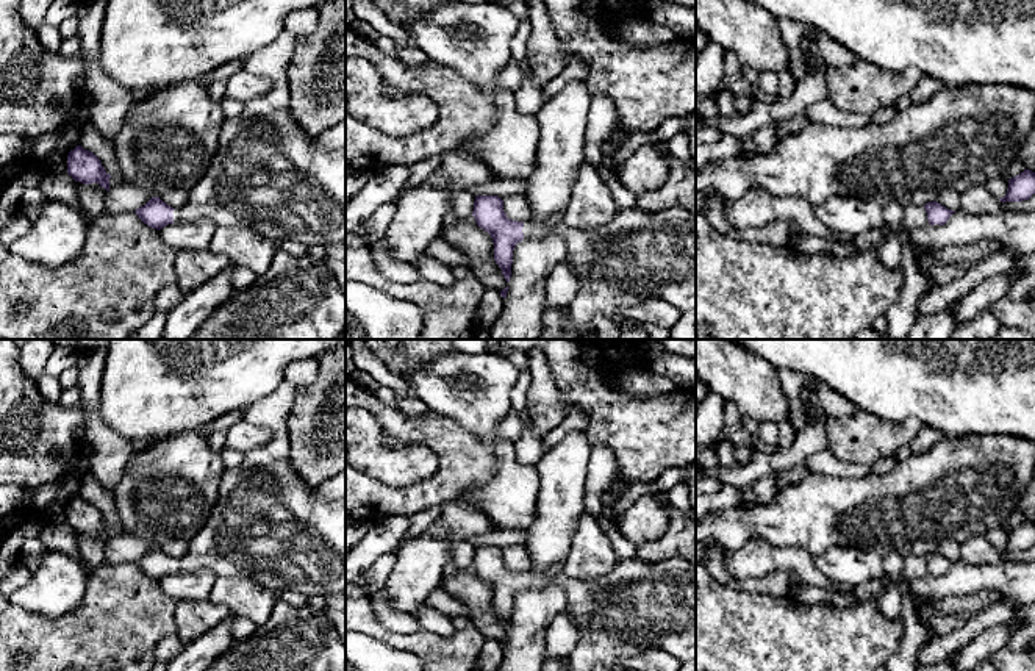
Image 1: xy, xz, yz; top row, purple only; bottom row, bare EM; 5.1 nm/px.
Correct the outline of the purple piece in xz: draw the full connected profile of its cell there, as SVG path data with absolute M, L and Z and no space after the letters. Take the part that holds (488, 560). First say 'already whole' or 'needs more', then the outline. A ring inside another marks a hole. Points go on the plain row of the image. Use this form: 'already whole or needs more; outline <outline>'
needs more; outline M477 546L472 566L494 593L494 610L507 633L511 629L513 601L528 588L560 587L566 593L566 613L582 619L580 641L569 655L571 671L594 671L597 665L618 666L622 657L647 649L661 649L679 662L696 663L696 566L685 558L646 563L639 558L621 558L605 576L596 580L569 577L564 568L544 574L511 571L497 546Z

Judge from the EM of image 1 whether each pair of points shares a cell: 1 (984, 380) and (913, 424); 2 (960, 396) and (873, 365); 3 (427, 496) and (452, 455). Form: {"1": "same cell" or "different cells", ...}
{"1": "different cells", "2": "same cell", "3": "same cell"}

